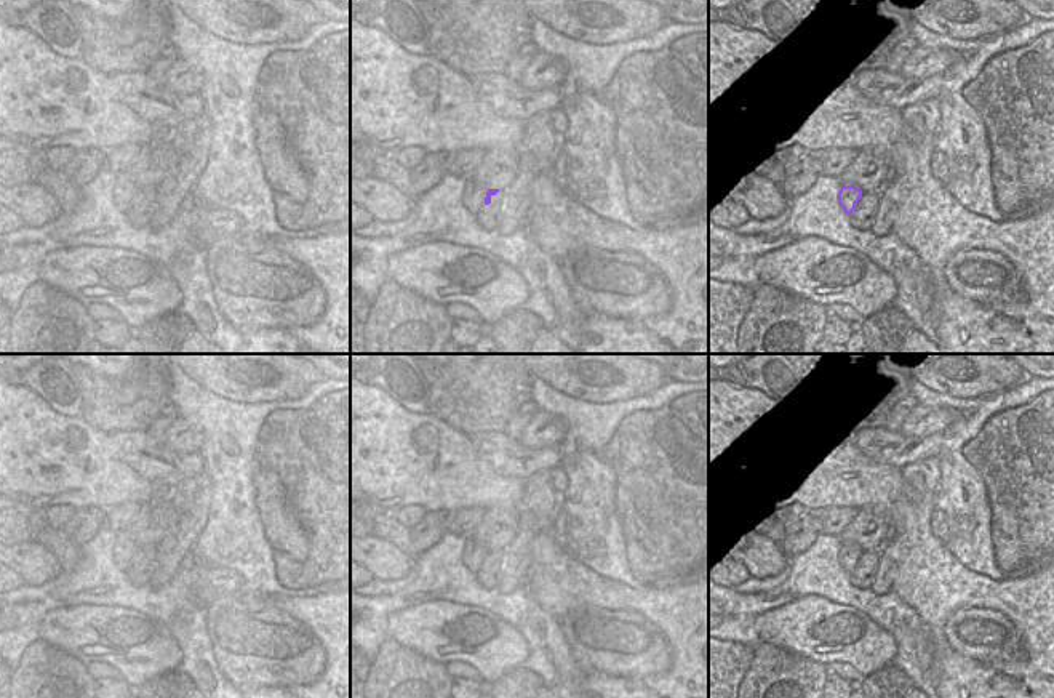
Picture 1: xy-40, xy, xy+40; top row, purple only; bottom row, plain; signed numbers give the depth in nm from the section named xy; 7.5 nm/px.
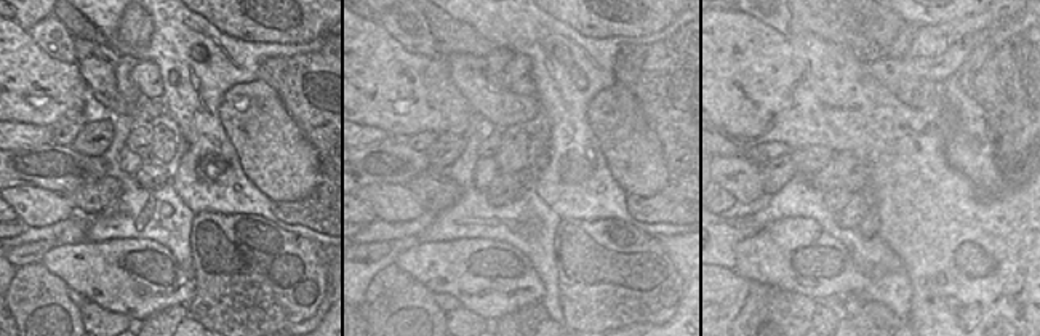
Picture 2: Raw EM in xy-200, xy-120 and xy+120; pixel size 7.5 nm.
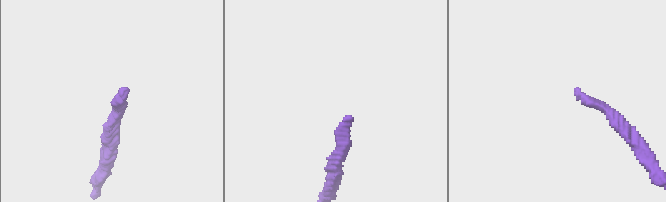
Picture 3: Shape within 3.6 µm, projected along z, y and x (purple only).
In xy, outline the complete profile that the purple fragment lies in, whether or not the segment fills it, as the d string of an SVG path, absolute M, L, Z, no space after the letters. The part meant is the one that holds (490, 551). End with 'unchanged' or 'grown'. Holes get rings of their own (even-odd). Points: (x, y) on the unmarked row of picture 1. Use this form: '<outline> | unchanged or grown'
M473 533L464 551L464 562L473 573L477 573L483 564L491 562L491 556L497 551L499 548L488 548L485 540Z | grown

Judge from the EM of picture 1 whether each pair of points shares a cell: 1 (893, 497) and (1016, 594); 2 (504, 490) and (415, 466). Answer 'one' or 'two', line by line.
1: one
2: one

